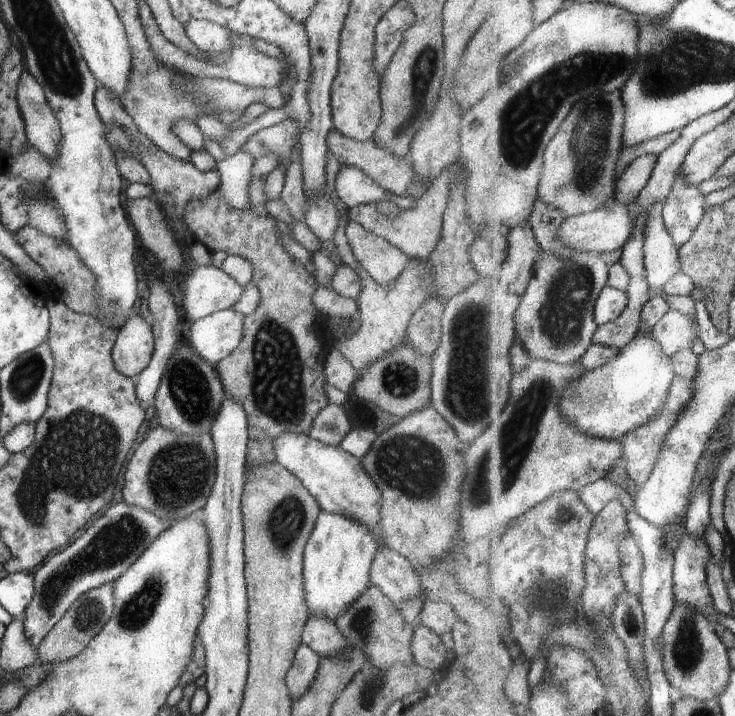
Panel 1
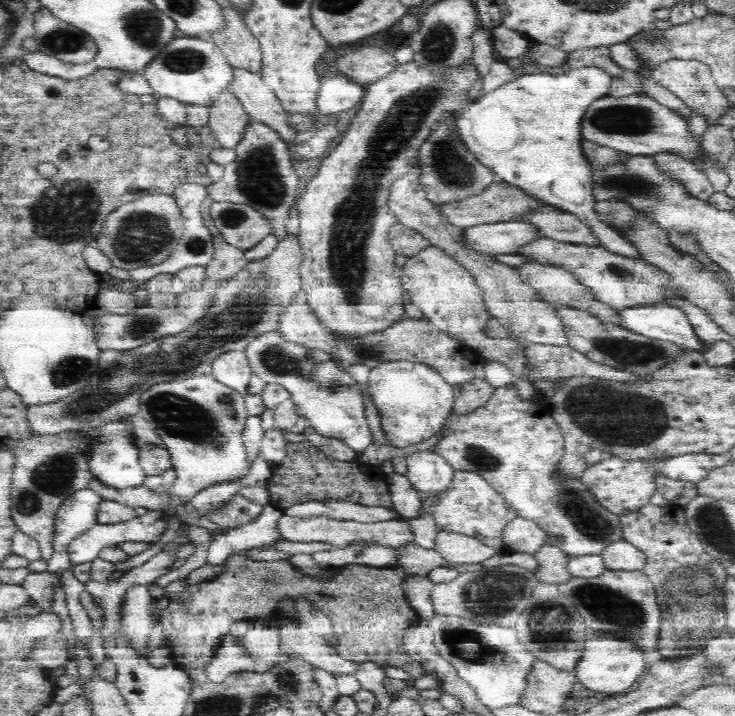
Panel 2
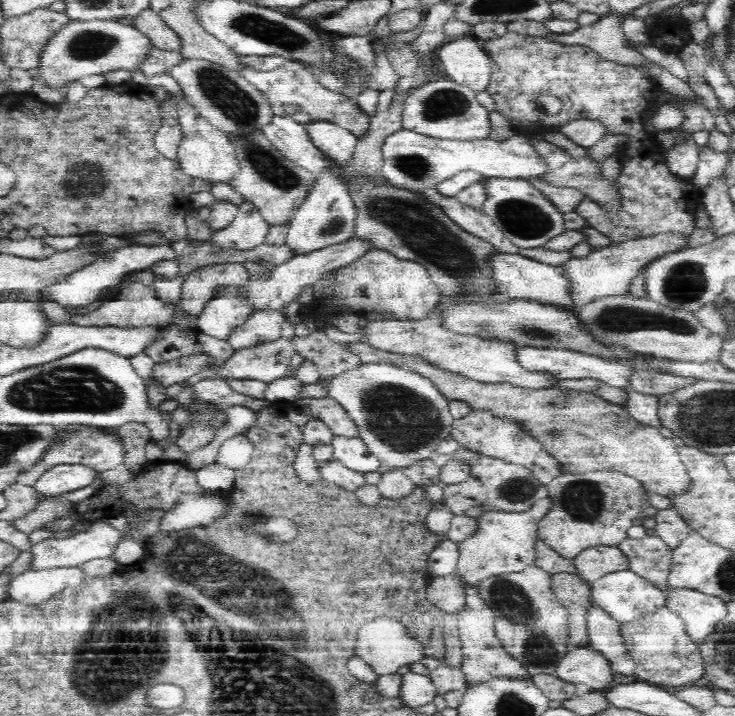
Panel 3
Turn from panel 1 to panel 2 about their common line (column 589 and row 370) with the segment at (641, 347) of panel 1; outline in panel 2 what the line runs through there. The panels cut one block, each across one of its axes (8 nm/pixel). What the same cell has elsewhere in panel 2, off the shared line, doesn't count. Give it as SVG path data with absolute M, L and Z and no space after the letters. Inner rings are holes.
M390 363L372 368L367 382L368 395L382 415L382 429L394 447L408 447L430 438L443 427L452 410L454 387L439 372L424 364Z

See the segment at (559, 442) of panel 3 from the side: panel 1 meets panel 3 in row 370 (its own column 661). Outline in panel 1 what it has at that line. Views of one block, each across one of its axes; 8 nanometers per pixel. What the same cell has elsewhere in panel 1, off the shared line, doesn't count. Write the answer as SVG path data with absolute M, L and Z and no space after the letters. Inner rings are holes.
M684 349L676 353L672 358L675 362L676 378L672 385L667 407L664 407L663 413L653 423L639 428L624 442L625 453L629 458L629 476L635 482L638 489L644 488L644 485L652 478L652 474L654 474L659 463L660 453L664 445L666 445L668 435L682 418L682 415L695 397L694 382L700 372L699 356L692 349Z

